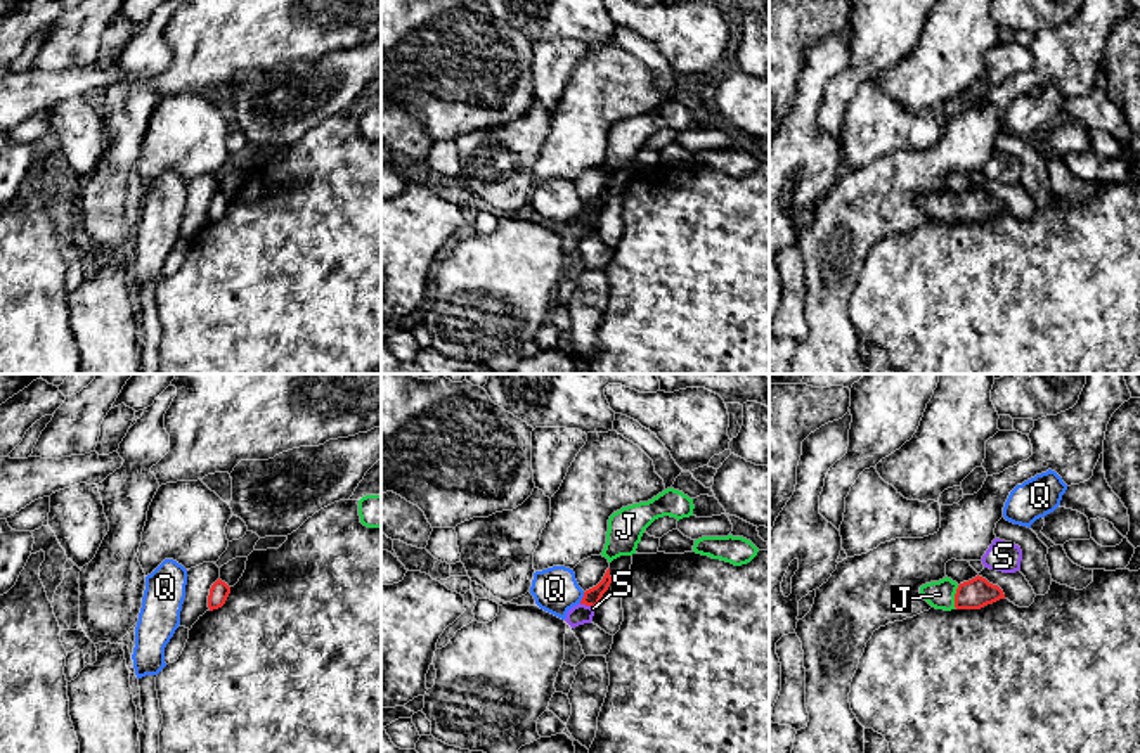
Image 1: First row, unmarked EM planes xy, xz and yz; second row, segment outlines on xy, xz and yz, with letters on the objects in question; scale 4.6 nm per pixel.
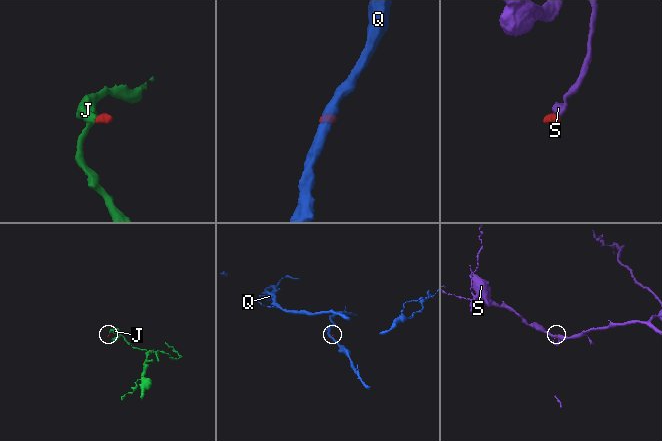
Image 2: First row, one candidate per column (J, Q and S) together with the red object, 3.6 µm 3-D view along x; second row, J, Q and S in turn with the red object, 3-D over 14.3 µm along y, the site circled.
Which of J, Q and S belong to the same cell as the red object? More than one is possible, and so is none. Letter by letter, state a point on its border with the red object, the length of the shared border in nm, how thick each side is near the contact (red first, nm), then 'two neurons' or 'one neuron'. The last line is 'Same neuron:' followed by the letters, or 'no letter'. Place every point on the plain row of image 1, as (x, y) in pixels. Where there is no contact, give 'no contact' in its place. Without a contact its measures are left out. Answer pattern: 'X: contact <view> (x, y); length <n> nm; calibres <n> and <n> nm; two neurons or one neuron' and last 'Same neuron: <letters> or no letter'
J: contact yz (955, 208); length 110 nm; calibres 140 and 130 nm; one neuron
Q: contact xz (582, 210); length 60 nm; calibres 80 and 200 nm; two neurons
S: contact xz (588, 217); length 70 nm; calibres 80 and 90 nm; two neurons
Same neuron: J

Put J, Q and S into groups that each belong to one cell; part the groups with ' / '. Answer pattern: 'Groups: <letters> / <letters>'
Groups: J / Q / S

